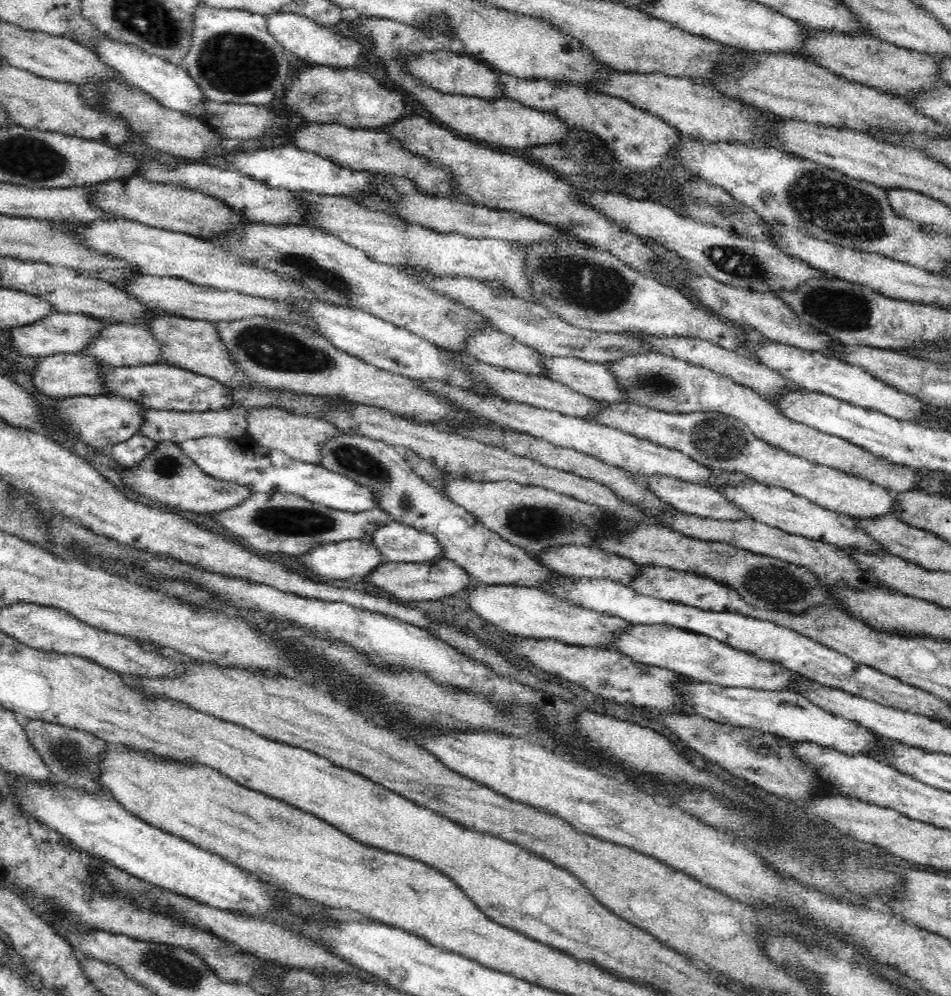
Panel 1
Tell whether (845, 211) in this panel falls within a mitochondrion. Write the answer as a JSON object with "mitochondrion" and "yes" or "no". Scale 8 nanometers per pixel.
{"mitochondrion":"yes"}

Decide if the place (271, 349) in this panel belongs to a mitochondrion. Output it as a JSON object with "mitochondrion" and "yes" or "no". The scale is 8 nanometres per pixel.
{"mitochondrion":"yes"}

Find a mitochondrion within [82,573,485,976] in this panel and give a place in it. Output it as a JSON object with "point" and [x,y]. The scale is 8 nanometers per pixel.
{"point":[285,823]}

